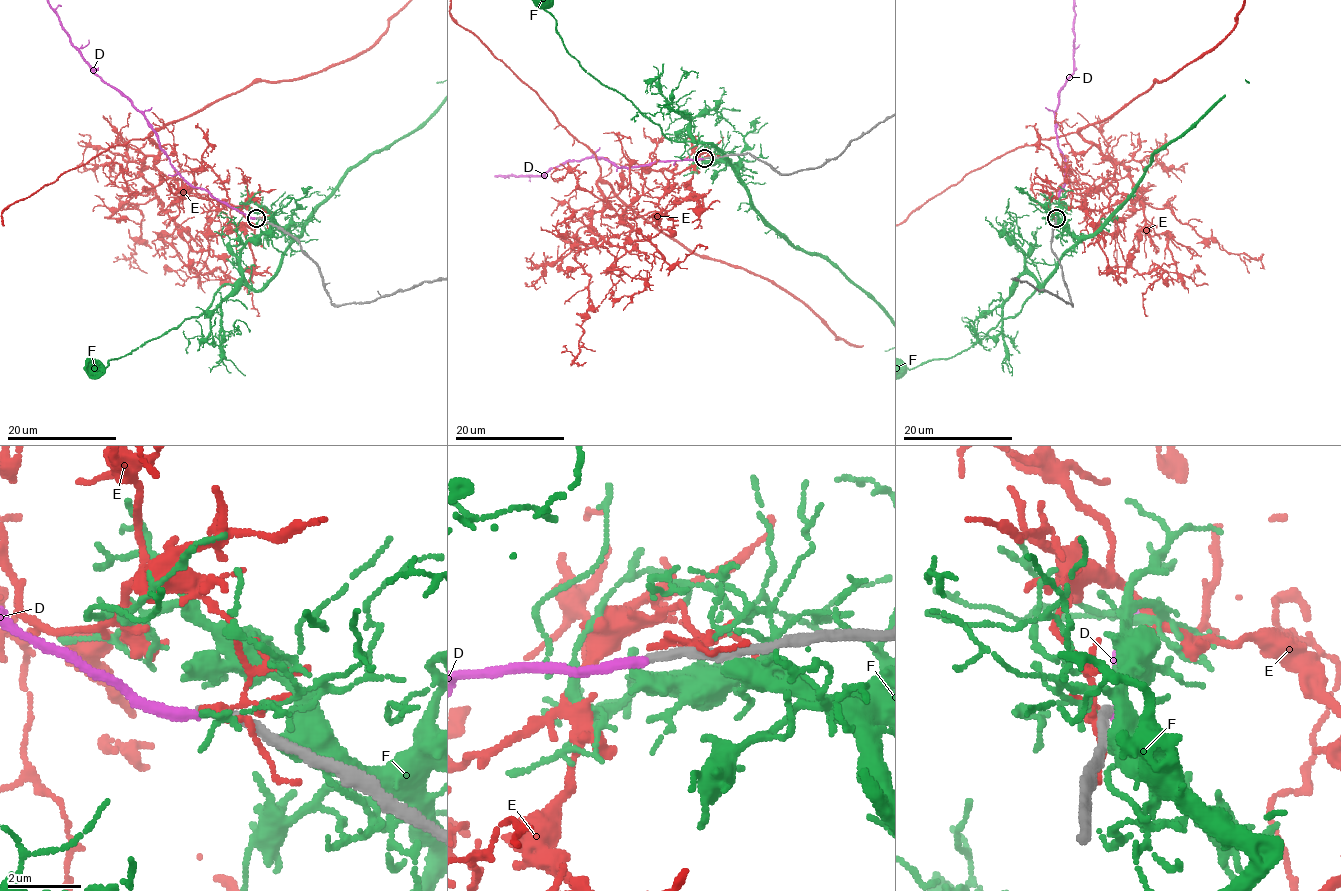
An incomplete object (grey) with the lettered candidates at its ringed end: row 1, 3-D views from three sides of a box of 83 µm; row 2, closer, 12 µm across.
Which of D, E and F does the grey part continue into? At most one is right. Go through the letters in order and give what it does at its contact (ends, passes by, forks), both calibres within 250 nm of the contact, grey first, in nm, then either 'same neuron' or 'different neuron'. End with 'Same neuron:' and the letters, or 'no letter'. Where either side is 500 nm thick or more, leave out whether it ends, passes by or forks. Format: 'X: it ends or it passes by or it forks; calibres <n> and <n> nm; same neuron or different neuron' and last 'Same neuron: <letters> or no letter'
D: it ends; calibres 280 and 280 nm; same neuron
E: it forks; calibres 280 and 130 nm; different neuron
F: it passes by; calibres 280 and 80 nm; different neuron
Same neuron: D

